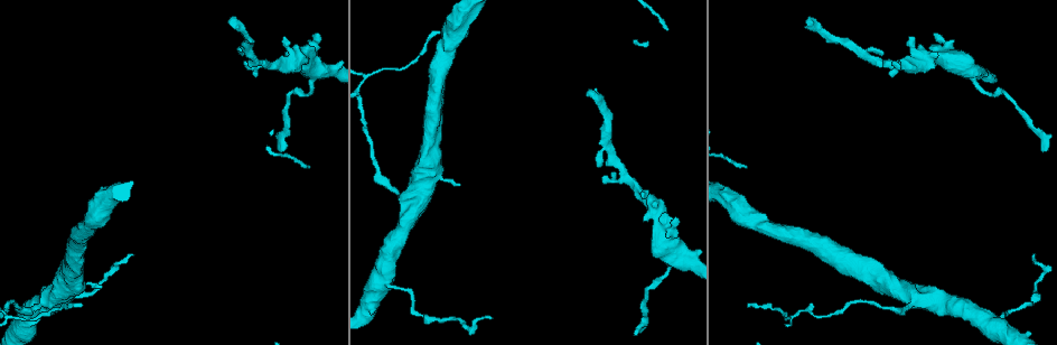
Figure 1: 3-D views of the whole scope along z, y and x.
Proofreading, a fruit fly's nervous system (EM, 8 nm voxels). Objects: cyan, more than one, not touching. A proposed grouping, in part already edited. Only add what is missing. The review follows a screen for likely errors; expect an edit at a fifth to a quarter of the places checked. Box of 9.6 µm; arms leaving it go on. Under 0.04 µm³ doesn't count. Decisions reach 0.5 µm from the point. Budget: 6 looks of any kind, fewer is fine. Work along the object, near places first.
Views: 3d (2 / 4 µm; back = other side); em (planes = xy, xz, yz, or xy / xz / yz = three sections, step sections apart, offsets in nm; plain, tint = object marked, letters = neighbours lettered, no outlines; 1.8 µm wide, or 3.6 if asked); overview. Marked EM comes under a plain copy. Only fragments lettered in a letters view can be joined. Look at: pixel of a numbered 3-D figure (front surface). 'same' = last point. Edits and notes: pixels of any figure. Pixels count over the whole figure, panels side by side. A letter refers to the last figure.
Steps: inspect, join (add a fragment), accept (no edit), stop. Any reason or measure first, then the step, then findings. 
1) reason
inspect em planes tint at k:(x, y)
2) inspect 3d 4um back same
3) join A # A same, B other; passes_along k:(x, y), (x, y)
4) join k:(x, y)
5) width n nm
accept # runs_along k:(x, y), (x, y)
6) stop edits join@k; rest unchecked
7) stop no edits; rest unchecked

an open end
inspect em xy step 4 tint at 1:(316, 33)

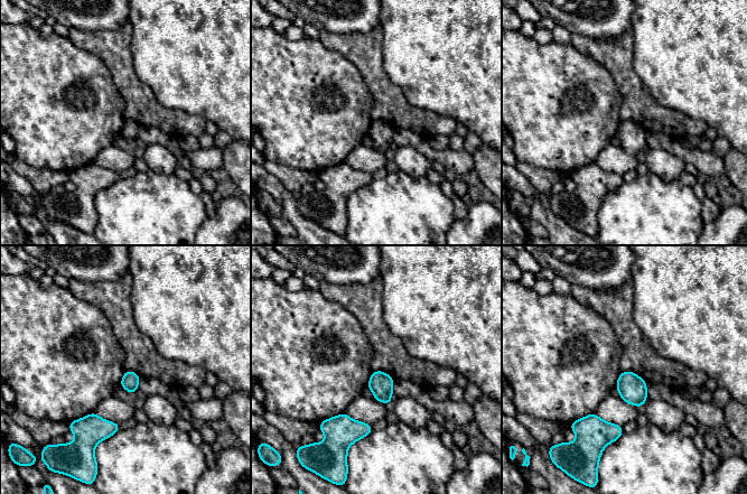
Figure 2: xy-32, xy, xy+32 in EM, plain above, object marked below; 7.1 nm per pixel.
another direction
inspect em planes letters same

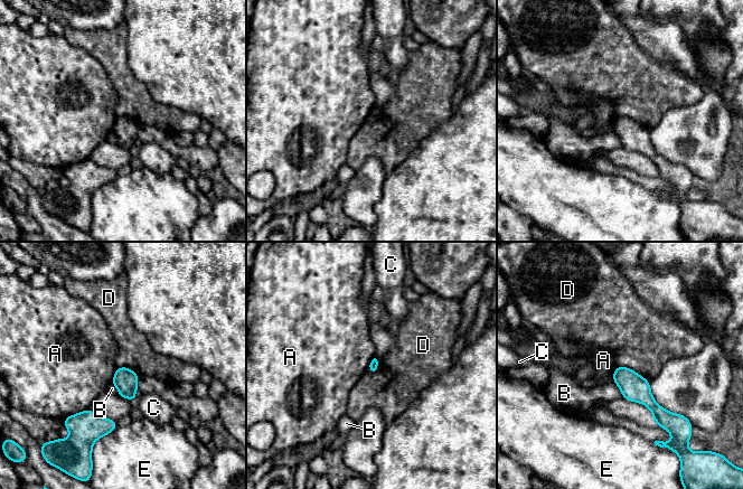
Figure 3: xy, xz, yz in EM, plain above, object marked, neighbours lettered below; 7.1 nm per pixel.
accept # A other, B other, C other, D other, E other; runs_along 3:(618, 369), (665, 419); none of them fits

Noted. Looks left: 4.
free end
inspect em 3.6um planes letters at 1:(244, 63)

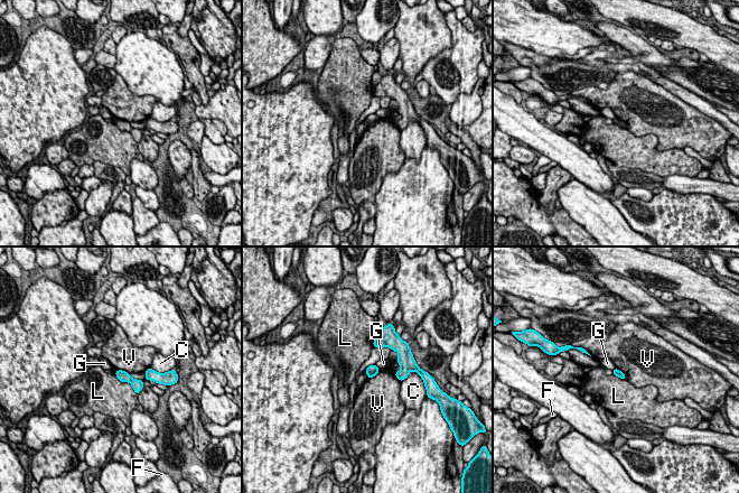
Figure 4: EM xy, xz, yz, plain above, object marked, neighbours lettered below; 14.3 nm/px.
accept # C other, F other, G other, L other, V other; runs_along 4:(119, 373), (133, 382), (141, 382), (149, 373); none of them fits

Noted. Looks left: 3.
thin end
inspect em xz step 4 tint at 1:(1045, 147)

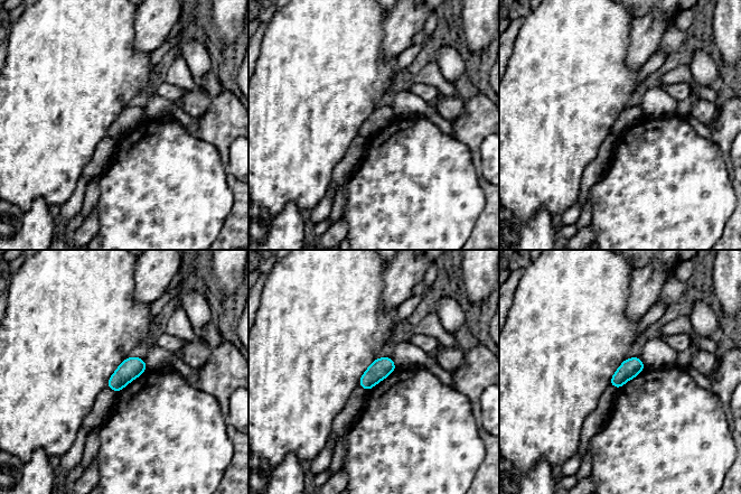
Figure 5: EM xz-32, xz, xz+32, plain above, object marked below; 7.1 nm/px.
inspect em planes letters same

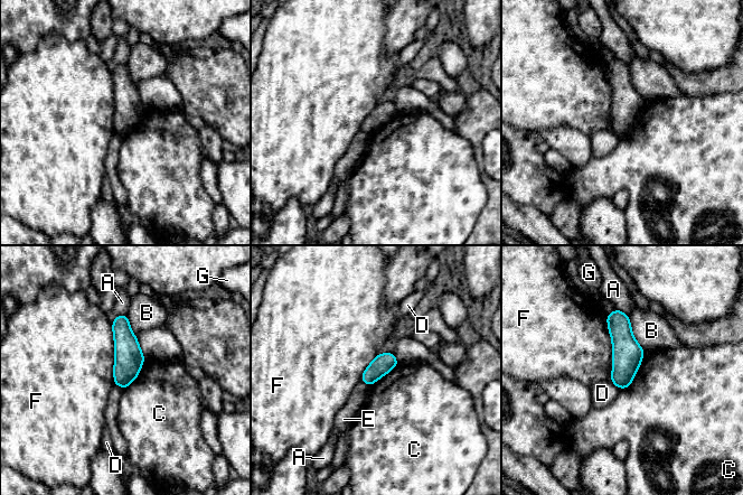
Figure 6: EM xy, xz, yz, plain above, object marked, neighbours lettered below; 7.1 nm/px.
width 150 nm
accept # A other, B other, C other, D other, E other, F other, G other; border 6:(645, 354), (632, 382), (620, 389); no lettered fragment goes on from it

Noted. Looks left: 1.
stop no edits; rest unchecked

